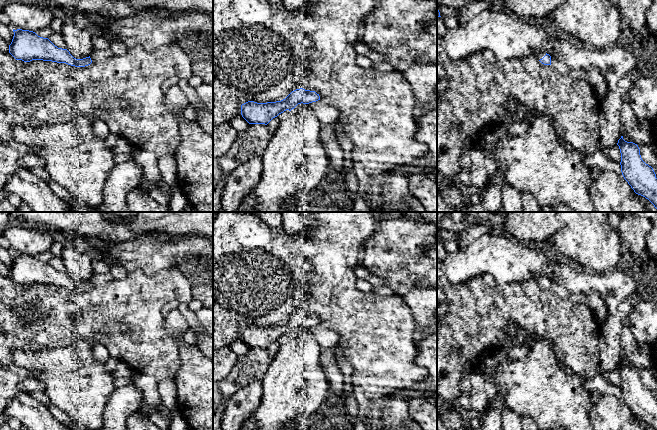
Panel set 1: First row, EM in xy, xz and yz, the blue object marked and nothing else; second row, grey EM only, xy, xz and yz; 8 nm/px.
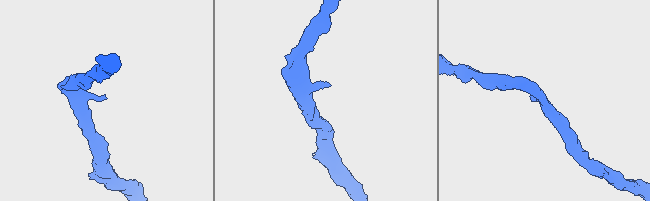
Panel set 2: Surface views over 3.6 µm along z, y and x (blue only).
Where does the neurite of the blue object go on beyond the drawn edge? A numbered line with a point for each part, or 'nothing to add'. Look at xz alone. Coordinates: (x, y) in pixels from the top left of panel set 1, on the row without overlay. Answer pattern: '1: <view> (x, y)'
nothing to add

